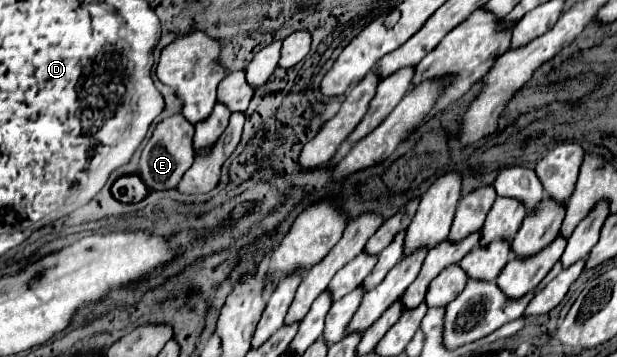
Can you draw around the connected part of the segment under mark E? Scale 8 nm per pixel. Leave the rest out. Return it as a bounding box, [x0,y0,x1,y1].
[139,113,195,191]

